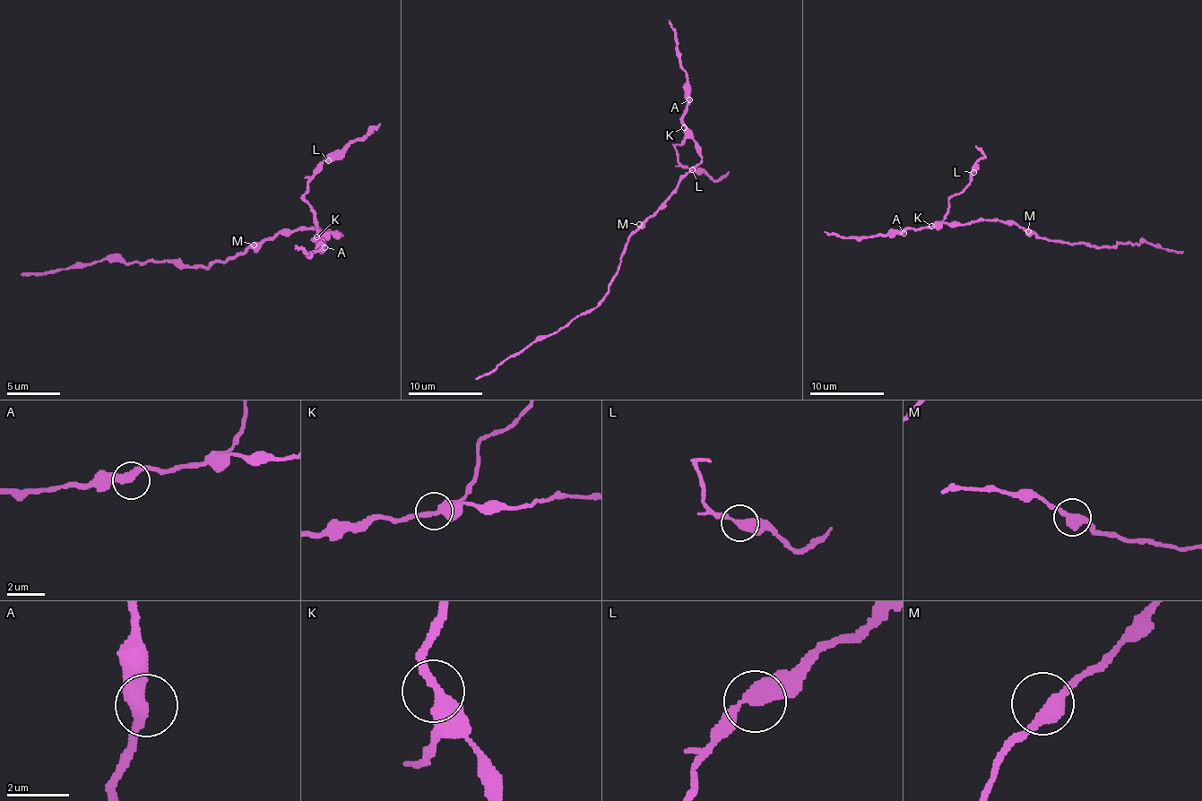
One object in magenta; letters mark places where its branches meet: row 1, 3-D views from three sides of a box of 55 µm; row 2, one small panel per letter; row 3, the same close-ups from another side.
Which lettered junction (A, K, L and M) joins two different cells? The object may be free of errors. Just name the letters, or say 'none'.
none

